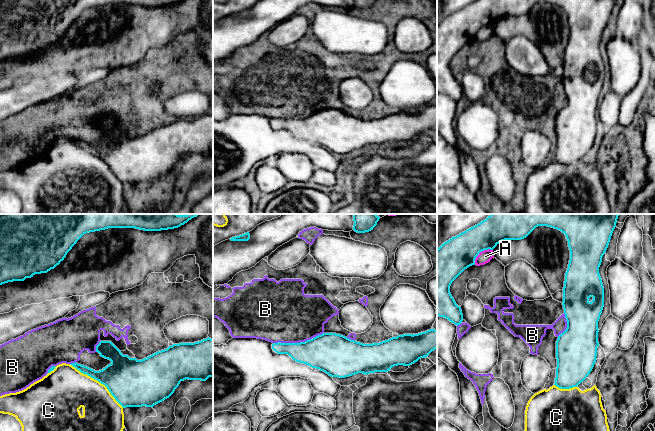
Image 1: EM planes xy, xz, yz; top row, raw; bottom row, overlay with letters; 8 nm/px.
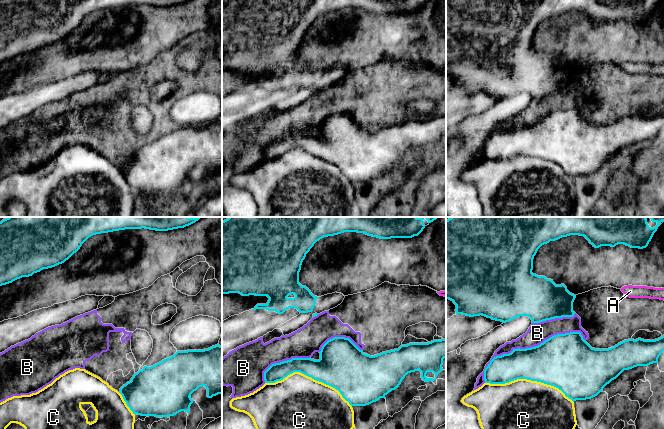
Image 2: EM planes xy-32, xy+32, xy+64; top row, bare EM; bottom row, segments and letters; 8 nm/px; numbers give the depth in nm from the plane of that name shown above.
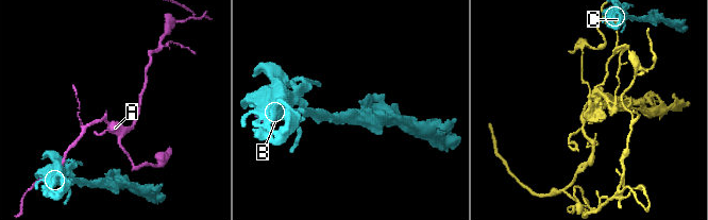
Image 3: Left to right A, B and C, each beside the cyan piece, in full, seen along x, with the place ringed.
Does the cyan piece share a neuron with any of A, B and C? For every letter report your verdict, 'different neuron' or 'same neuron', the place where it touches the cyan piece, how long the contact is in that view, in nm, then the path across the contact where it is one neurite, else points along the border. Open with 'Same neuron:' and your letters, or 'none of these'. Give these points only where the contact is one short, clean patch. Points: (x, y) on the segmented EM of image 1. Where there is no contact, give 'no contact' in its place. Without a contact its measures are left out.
Same neuron: C
A: different neuron; meets cyan in yz at (480, 251); contact 200 nm long
B: different neuron; meets cyan in xz at (298, 343); contact 420 nm long
C: same neuron; meets cyan in xy at (98, 380); contact 550 nm long

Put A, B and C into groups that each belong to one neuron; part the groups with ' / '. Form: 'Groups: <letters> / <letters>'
Groups: A / B / C

